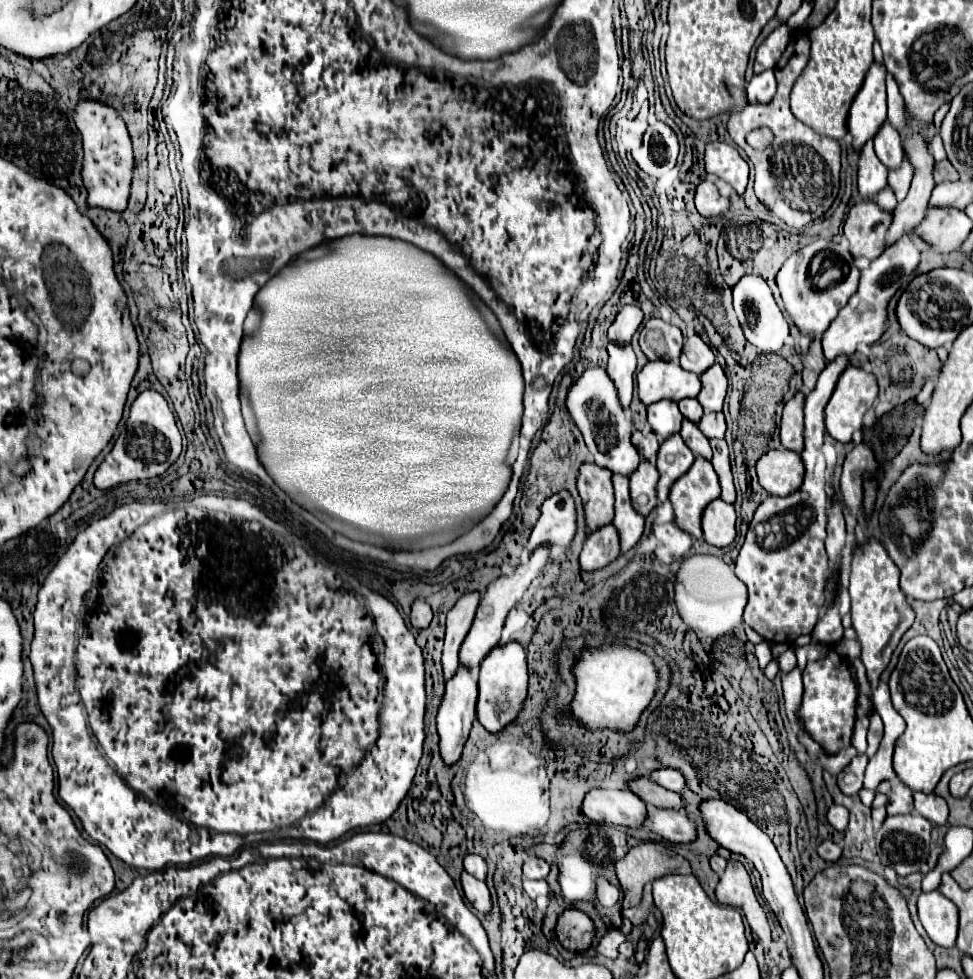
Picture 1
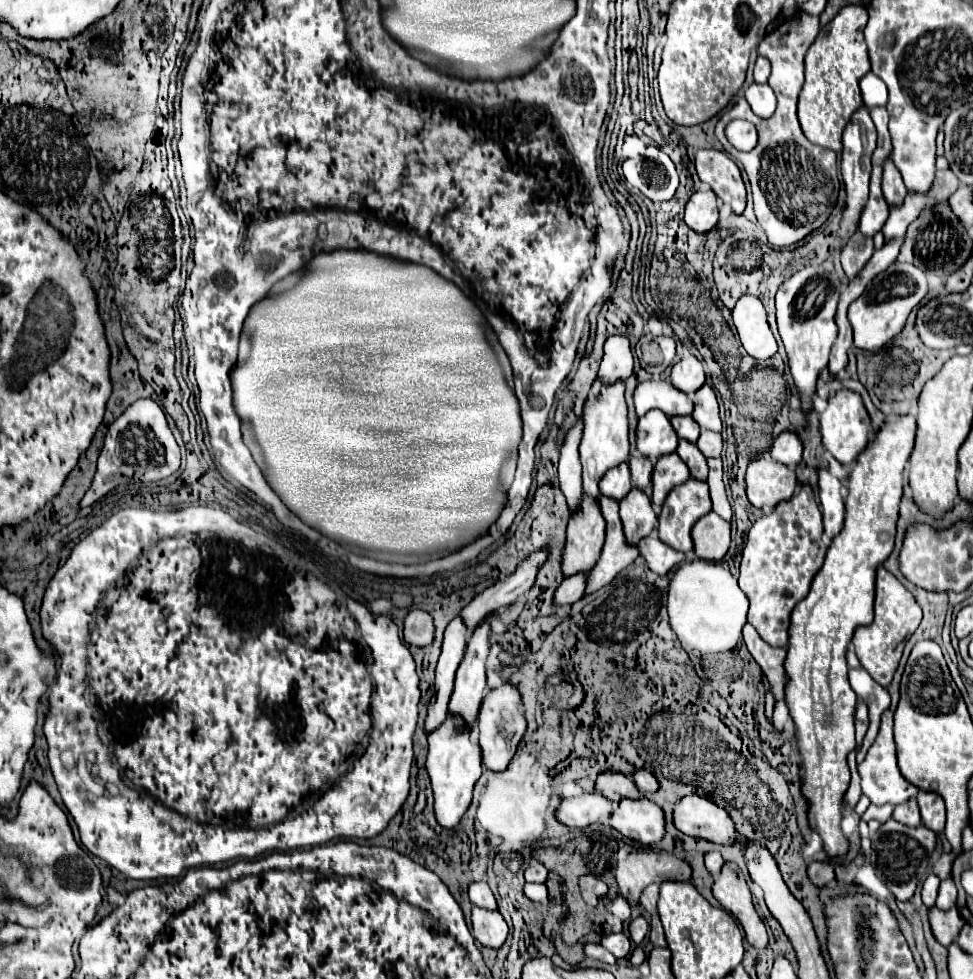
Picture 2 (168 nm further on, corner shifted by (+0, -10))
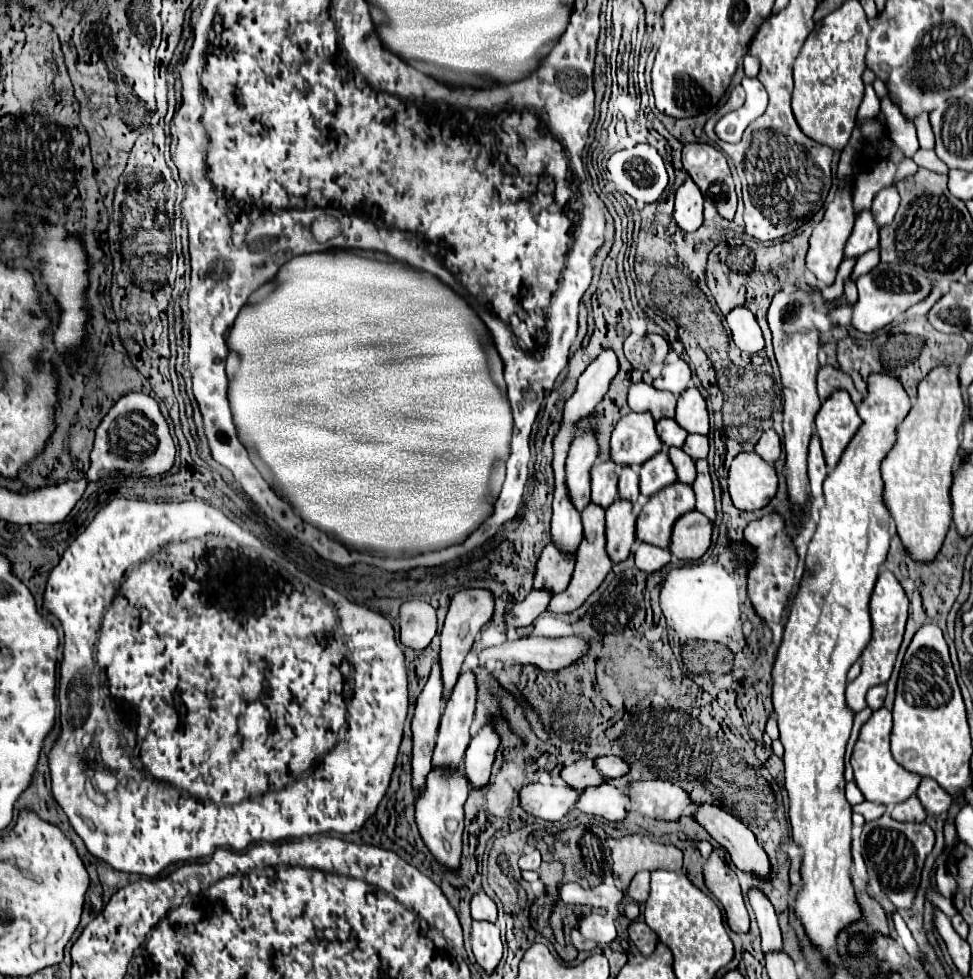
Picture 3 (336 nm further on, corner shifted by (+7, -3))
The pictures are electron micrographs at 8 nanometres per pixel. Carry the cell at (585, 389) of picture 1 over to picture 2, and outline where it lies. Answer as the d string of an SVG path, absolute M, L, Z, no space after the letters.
M626 462L620 466L608 470L604 478L600 480L600 490L608 498L616 498L618 502L632 490L632 480L630 480L630 468Z

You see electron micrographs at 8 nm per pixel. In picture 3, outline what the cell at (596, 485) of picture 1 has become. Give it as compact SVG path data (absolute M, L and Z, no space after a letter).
M553 541L543 549L539 563L537 563L537 575L533 589L549 589L551 593L561 593L569 585L571 573L573 573L575 553L561 551Z

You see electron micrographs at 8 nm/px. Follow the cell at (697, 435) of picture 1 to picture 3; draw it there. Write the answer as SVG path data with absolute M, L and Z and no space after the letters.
M669 447L669 459L675 465L679 481L681 483L693 483L693 479L695 479L695 461L679 447Z

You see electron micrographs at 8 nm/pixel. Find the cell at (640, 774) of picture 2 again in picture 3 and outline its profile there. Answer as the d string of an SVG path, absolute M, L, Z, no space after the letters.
M599 757L595 761L597 761L601 775L605 775L607 779L617 779L629 773L629 765L621 757Z

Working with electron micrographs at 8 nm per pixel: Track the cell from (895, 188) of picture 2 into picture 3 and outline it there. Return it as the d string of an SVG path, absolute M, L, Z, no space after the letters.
M889 185L889 187L881 189L881 191L875 195L873 205L871 205L873 217L877 219L877 225L883 227L885 223L891 223L895 211L897 211L897 207L899 207L899 191L897 191L897 187Z

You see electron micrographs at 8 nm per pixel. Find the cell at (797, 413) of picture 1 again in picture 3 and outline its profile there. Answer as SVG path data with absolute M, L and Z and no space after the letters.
M773 429L765 431L761 435L761 439L759 439L759 443L755 445L755 453L761 455L767 463L775 463L779 459L779 455L781 455L781 439L779 439L779 435Z

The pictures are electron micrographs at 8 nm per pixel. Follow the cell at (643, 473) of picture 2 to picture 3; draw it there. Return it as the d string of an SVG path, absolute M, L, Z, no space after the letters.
M621 467L619 475L619 497L629 499L631 503L637 501L639 497L639 475L631 467Z

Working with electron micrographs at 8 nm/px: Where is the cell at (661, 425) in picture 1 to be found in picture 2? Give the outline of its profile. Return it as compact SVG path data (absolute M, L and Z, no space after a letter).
M650 410L638 420L636 426L636 448L642 456L658 460L664 454L674 452L678 436L670 426L670 420L662 410Z

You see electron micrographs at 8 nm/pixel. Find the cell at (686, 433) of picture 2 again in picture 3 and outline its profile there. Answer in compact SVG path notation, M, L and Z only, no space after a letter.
M661 419L657 421L657 433L661 435L661 441L665 443L665 447L683 447L687 431L683 431L683 427L675 421L675 419Z

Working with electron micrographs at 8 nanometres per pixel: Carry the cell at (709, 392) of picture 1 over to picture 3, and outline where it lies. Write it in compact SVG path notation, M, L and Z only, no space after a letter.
M691 381L689 387L679 395L675 419L677 419L677 423L681 423L681 427L687 429L689 433L701 433L701 435L707 435L707 433L709 433L707 403L705 403L705 397L701 395L701 391L695 387L693 381Z

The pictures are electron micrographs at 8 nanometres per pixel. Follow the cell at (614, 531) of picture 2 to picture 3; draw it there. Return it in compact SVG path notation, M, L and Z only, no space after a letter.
M589 503L583 513L581 513L581 519L583 519L583 541L577 549L577 565L575 565L575 571L573 571L573 577L571 577L571 583L569 587L563 591L563 593L555 593L551 603L549 603L549 609L547 611L553 611L553 613L569 613L573 609L577 609L605 579L605 575L609 573L609 569L613 567L613 561L609 559L607 555L607 549L605 549L605 509L595 505L595 503Z

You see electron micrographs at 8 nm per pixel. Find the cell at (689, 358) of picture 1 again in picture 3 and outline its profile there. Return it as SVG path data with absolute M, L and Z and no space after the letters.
M675 359L663 367L661 375L653 381L653 387L681 395L687 389L689 379L691 379L691 367L683 359Z

